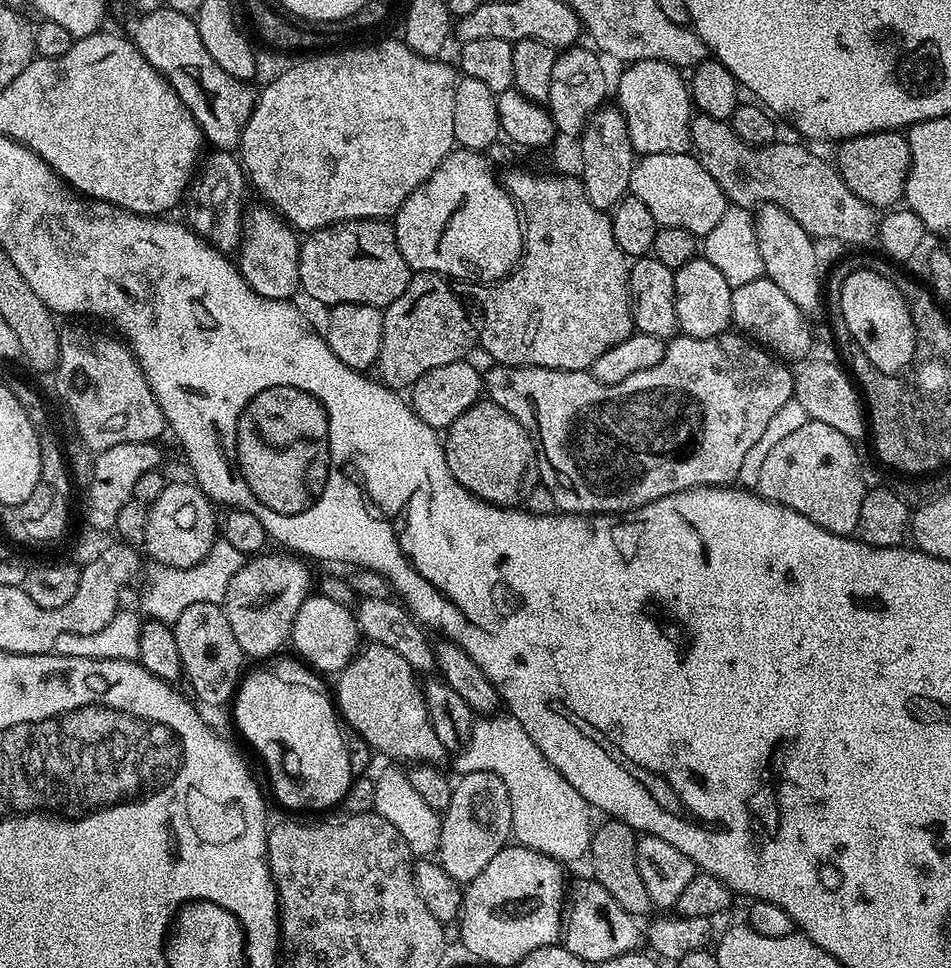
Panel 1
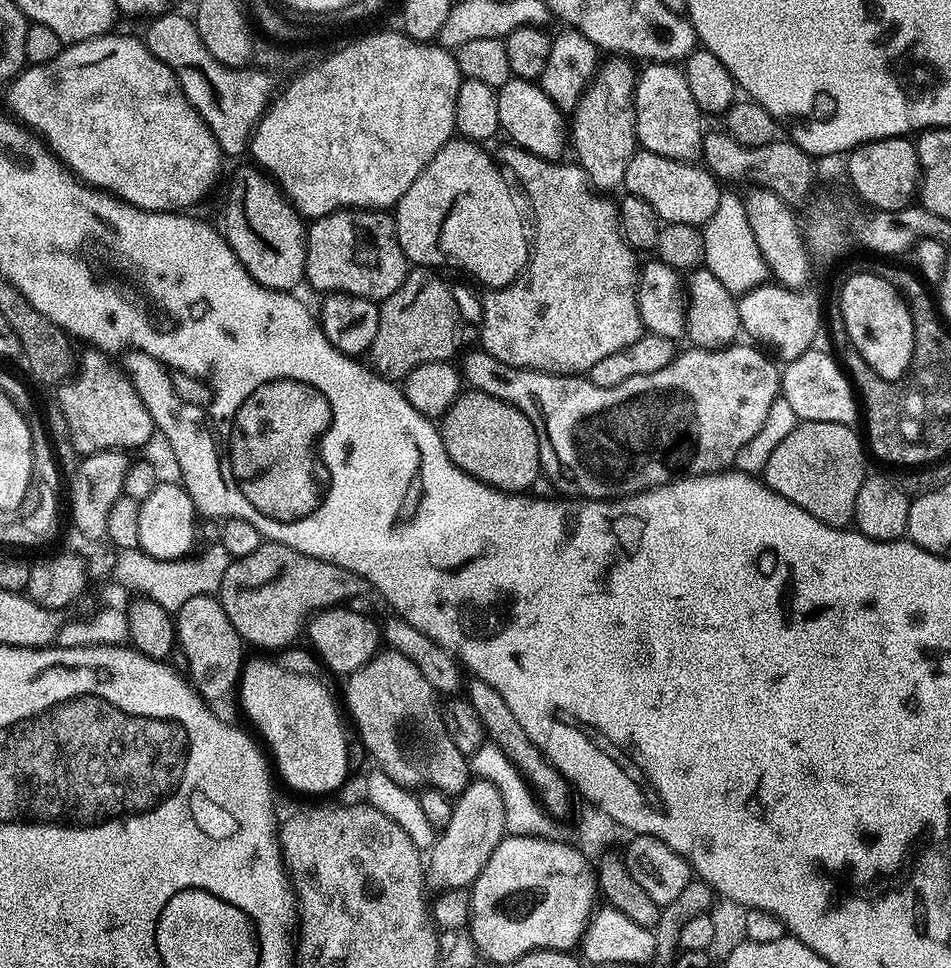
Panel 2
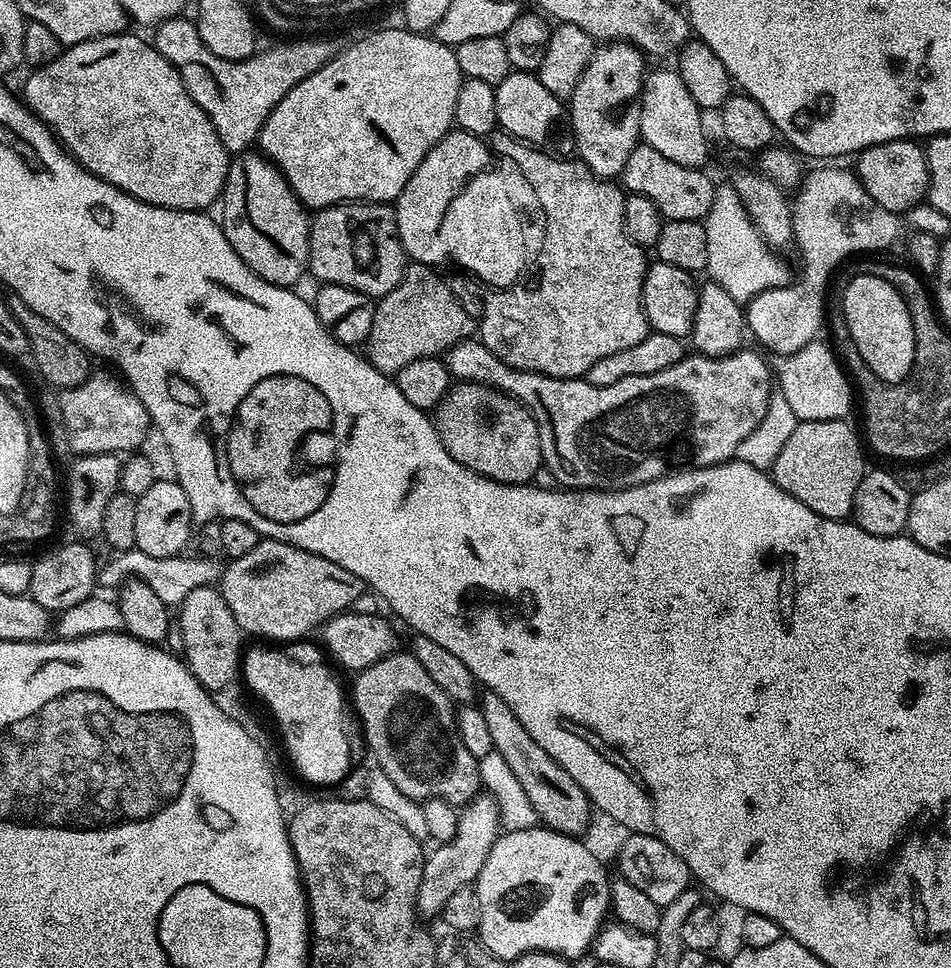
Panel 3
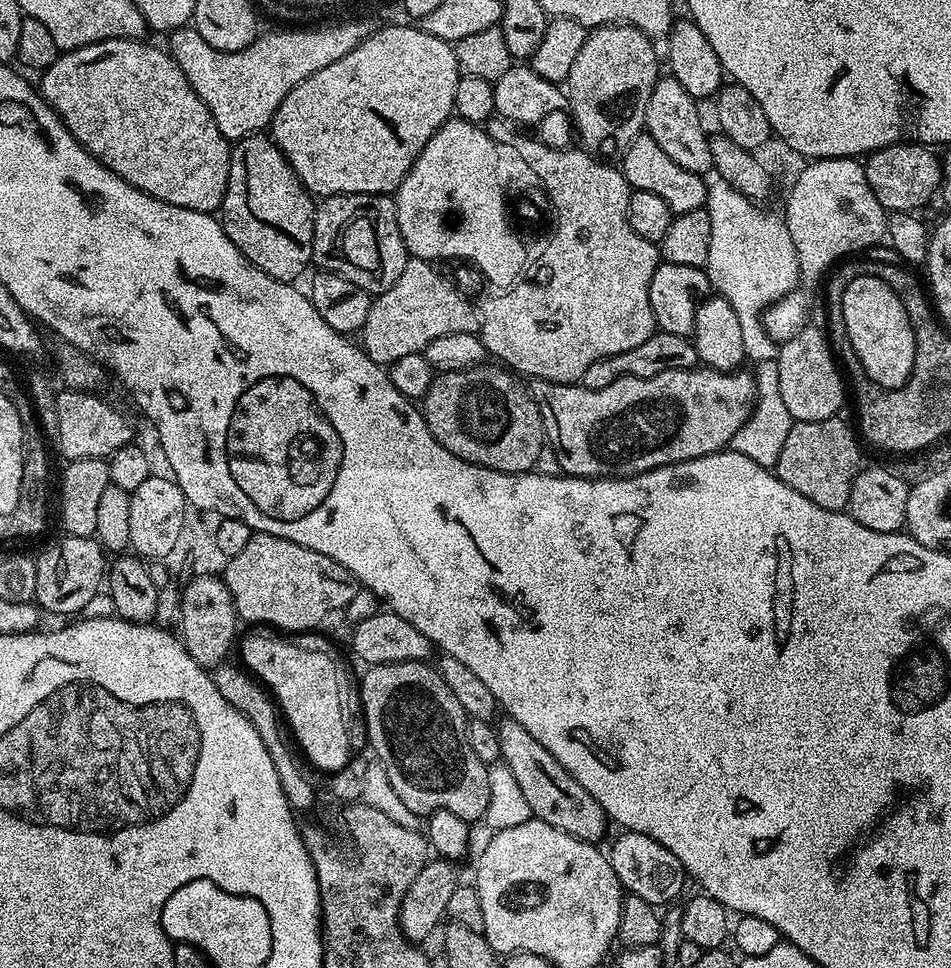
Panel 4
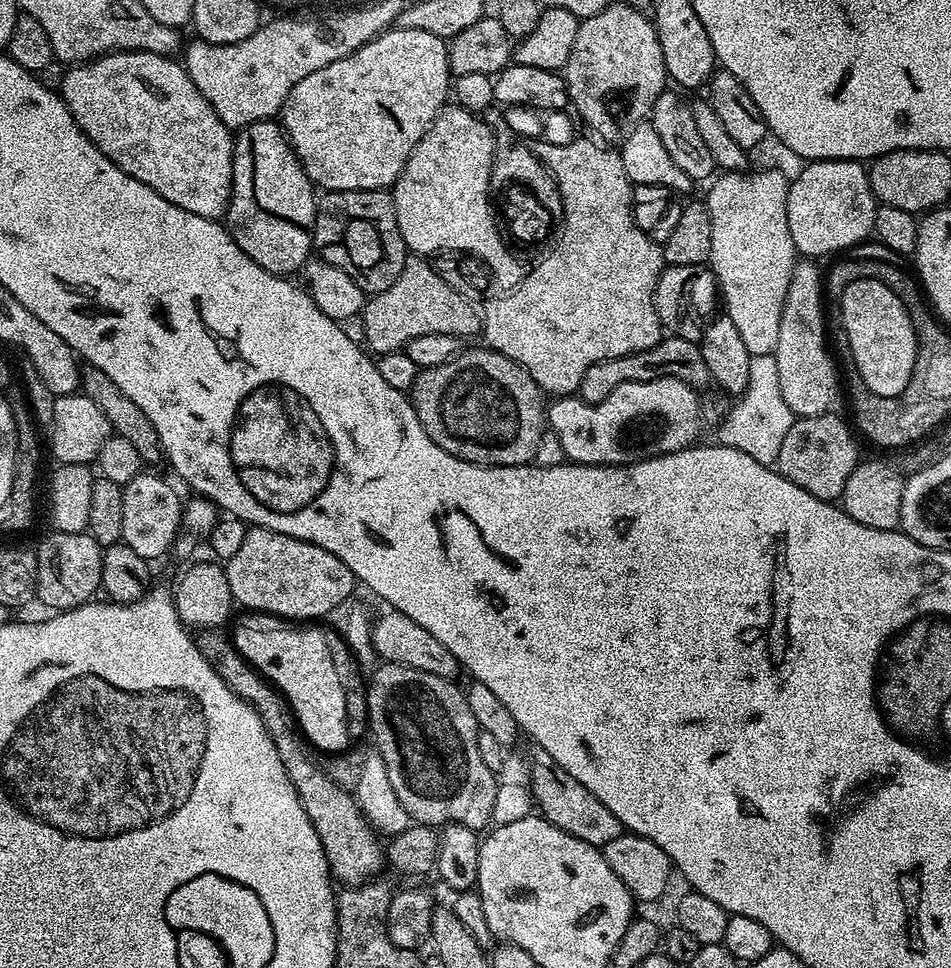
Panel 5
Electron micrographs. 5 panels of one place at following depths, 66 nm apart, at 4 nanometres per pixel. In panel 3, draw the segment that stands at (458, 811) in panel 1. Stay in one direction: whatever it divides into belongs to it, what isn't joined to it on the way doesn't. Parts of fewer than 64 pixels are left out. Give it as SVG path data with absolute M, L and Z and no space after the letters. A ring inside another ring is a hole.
M479 793L467 802L459 811L458 829L454 838L441 843L433 853L425 857L422 872L422 882L419 883L416 895L417 913L423 918L439 917L443 908L450 900L450 895L475 883L478 874L485 865L486 858L497 837L500 835L500 811L497 802L486 793ZM426 917L426 918L425 918Z

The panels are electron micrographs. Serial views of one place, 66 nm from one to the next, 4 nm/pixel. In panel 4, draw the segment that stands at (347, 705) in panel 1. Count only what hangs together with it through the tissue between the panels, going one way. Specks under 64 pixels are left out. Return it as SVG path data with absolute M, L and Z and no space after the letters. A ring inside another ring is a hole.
M415 660L373 664L365 672L368 673L364 680L359 681L359 686L366 714L368 743L371 751L376 751L375 759L386 770L386 778L390 778L390 786L394 786L398 798L402 798L406 810L421 818L427 818L438 810L450 810L450 814L458 814L458 818L463 820L483 821L490 806L489 765L483 764L478 754L470 750L469 717L462 706L458 706L458 698L450 694L450 686L446 686L439 671L431 663Z

